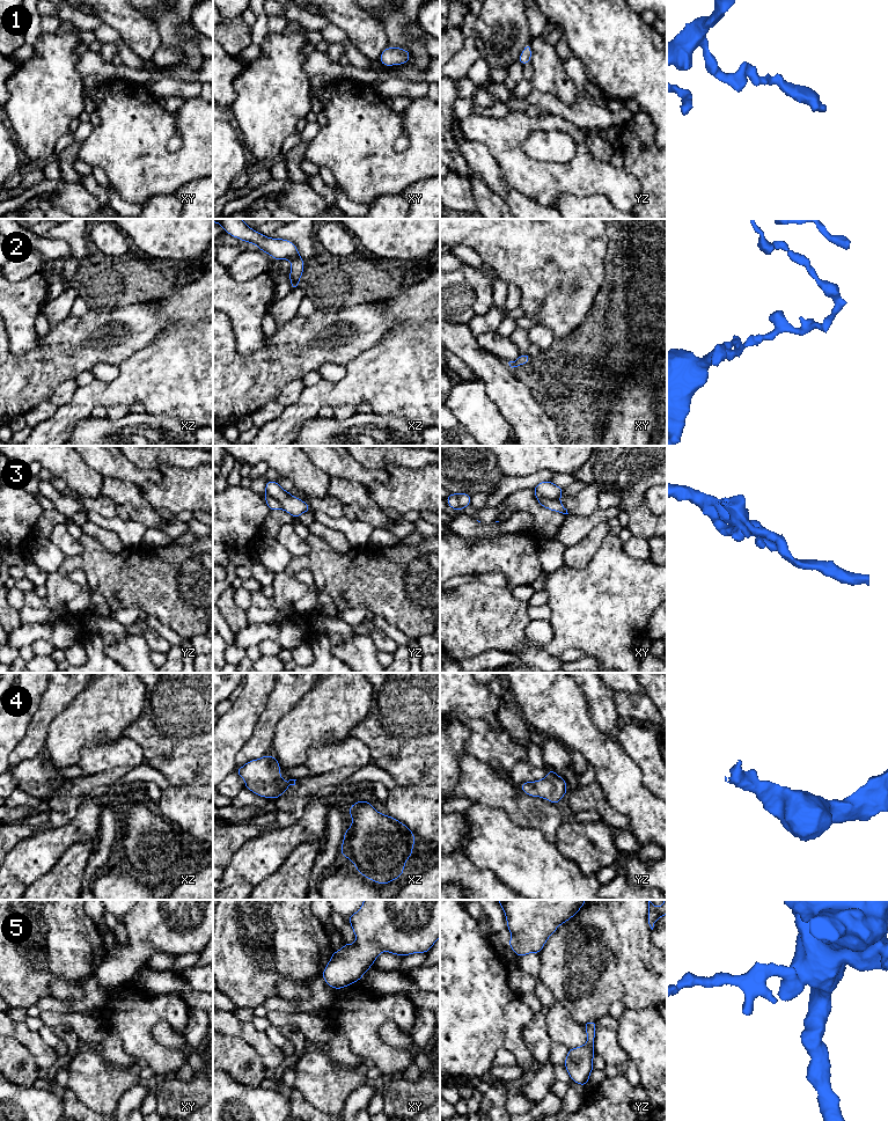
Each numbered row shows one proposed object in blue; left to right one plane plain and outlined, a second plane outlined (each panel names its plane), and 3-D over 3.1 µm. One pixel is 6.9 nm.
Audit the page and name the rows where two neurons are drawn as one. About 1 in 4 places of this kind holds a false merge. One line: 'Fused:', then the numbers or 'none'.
Fused: 3

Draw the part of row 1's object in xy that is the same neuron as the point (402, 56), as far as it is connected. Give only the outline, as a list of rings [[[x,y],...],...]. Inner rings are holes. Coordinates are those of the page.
[[[386,47],[380,54],[379,60],[382,65],[389,67],[394,65],[408,64],[411,53],[402,47]]]

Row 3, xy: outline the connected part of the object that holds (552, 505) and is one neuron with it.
[[[537,498],[537,501],[541,506],[550,510],[550,511],[555,511],[555,512],[559,512],[559,513],[563,513],[563,514],[568,514],[567,513],[567,510],[565,508],[565,506],[560,503],[560,500],[551,500],[551,499],[548,499],[548,498]]]

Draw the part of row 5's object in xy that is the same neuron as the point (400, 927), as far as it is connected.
[[[364,900],[361,908],[351,915],[347,921],[352,926],[357,942],[354,944],[344,943],[342,950],[333,951],[321,975],[325,983],[336,990],[360,981],[382,952],[399,957],[430,952],[440,937],[440,900]]]

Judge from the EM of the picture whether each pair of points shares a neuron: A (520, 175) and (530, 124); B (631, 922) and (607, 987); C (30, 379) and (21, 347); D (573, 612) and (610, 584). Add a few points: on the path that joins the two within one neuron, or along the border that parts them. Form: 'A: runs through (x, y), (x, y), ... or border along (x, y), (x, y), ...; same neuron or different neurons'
A: runs through (516, 162), (518, 137); same neuron
B: runs through (619, 938), (619, 958), (607, 971); same neuron
C: border along (37, 336), (28, 351), (20, 356), (12, 352); different neurons
D: runs through (582, 605), (596, 591), (601, 591); same neuron

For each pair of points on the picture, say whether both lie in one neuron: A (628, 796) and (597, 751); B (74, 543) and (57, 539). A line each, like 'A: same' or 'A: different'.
A: same
B: same

